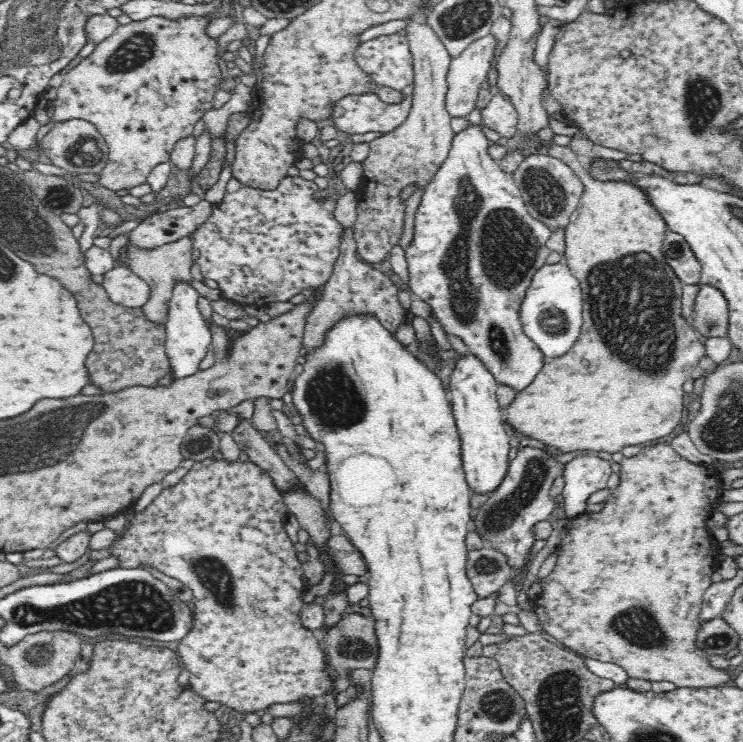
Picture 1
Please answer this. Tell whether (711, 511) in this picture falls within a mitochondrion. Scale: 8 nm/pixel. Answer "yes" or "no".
no

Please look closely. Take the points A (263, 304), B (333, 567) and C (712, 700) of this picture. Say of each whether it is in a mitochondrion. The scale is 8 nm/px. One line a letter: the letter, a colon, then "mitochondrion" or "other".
A: other
B: other
C: other

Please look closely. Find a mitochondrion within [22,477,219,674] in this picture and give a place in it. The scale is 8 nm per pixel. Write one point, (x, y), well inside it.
(38, 654)

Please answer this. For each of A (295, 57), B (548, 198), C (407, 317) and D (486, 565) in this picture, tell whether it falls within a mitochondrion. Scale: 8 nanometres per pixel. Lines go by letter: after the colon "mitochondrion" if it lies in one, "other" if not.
A: other
B: mitochondrion
C: other
D: mitochondrion

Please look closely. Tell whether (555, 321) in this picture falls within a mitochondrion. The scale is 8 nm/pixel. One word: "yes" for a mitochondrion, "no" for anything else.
yes

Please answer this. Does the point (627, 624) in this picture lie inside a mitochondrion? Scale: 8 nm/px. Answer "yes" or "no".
yes

